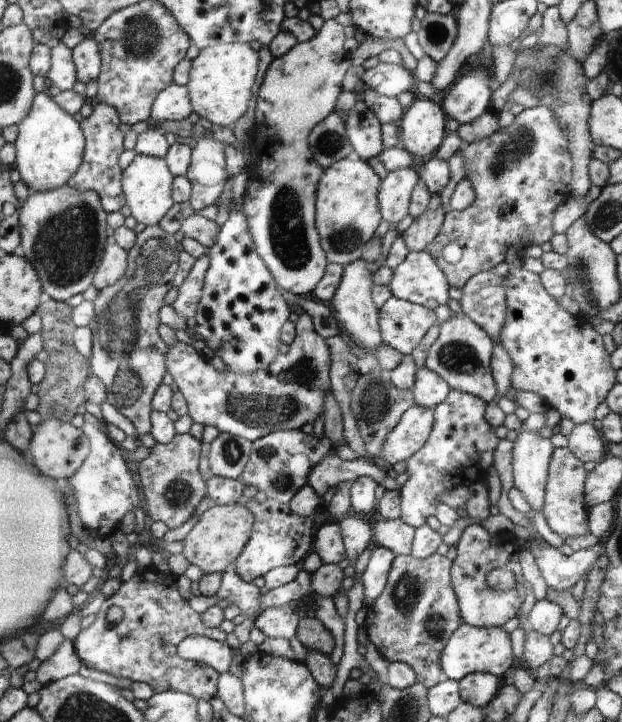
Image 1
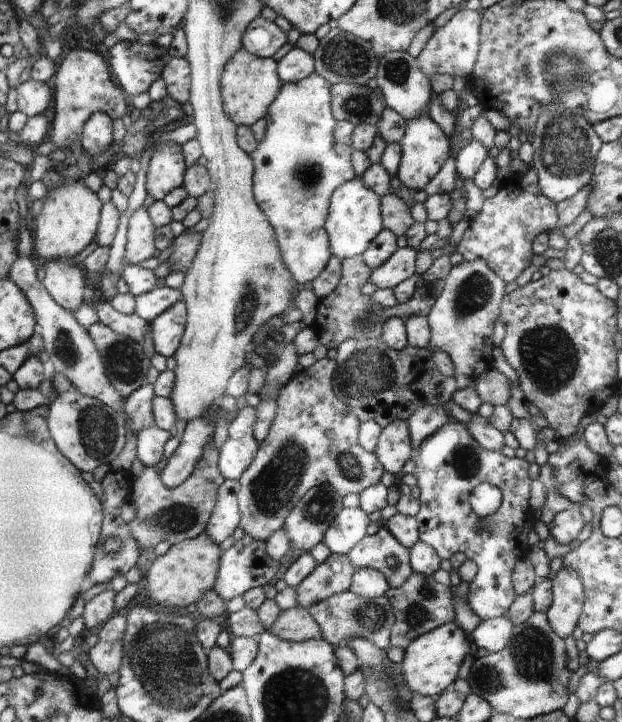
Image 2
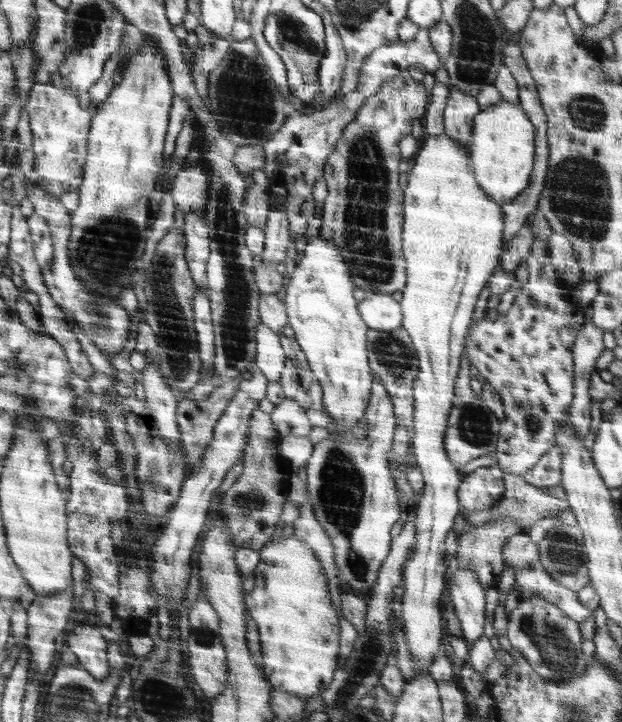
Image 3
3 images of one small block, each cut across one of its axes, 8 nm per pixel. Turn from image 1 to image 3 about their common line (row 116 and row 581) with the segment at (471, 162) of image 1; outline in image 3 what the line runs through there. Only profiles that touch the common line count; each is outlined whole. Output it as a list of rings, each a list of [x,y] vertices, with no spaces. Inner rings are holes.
[[[520,532],[511,536],[503,544],[501,555],[505,567],[509,566],[513,570],[515,584],[520,591],[520,600],[539,596],[555,604],[556,607],[566,614],[566,617],[578,623],[586,620],[588,616],[592,616],[590,608],[581,603],[580,598],[577,596],[577,592],[558,584],[558,581],[555,581],[549,573],[546,572],[543,568],[543,564],[539,561],[539,544],[530,539],[528,532]]]

